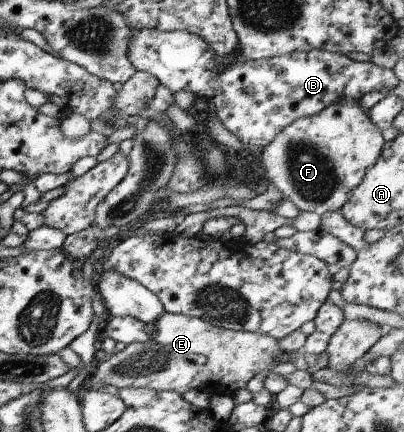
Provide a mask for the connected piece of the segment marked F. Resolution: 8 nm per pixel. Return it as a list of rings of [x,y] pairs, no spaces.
[[[338,99],[332,104],[322,108],[322,110],[316,114],[297,118],[295,121],[289,122],[284,126],[284,128],[280,130],[280,132],[277,132],[274,135],[274,138],[272,138],[272,140],[262,148],[258,155],[257,166],[262,170],[262,176],[273,184],[276,190],[282,194],[284,199],[288,199],[299,211],[316,213],[320,217],[322,213],[340,210],[340,207],[348,200],[351,190],[360,184],[361,178],[364,176],[367,168],[378,158],[384,143],[385,140],[382,138],[381,130],[372,124],[367,111],[358,105],[358,101],[356,99]]]

